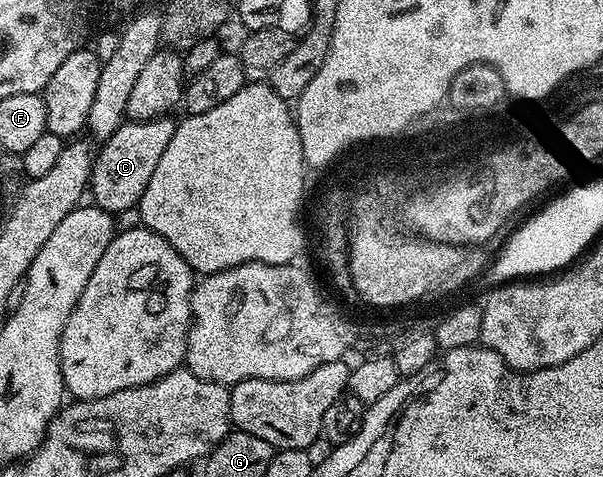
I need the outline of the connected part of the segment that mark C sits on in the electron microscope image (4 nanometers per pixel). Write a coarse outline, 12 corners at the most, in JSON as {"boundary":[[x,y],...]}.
{"boundary":[[124,121],[98,147],[89,198],[138,207],[177,125]]}

